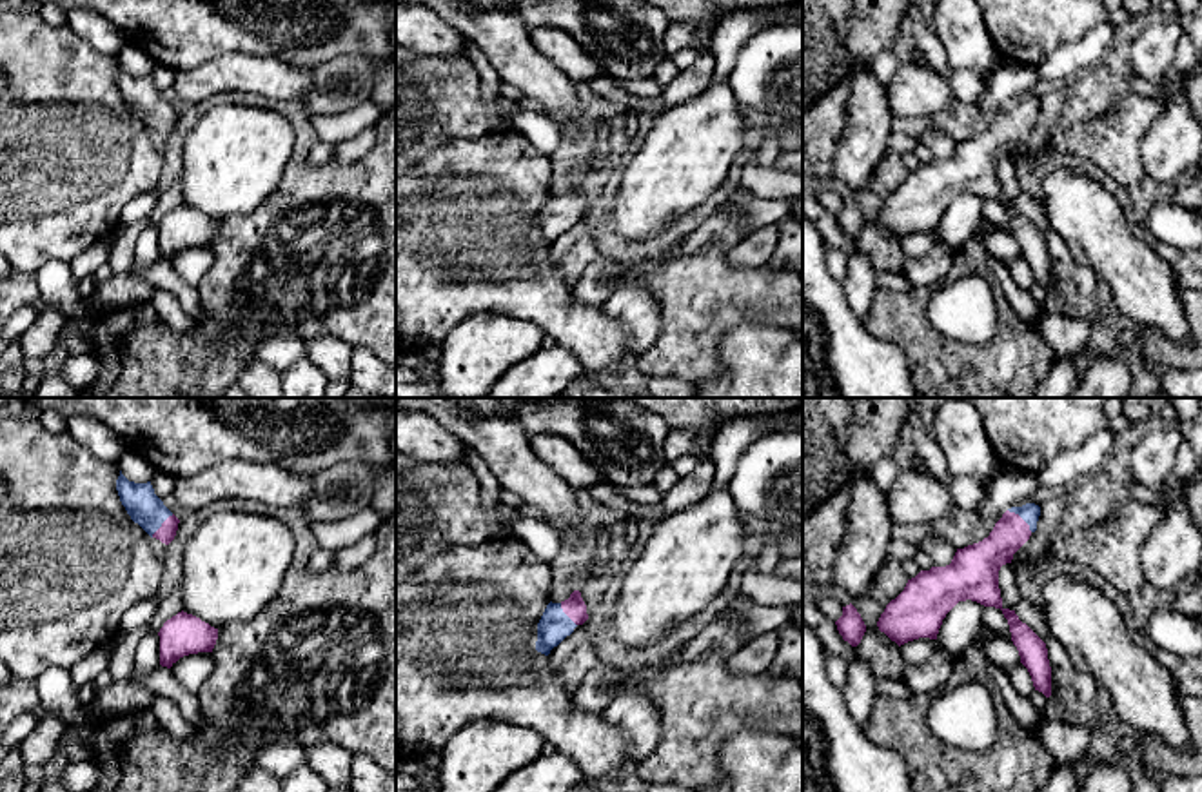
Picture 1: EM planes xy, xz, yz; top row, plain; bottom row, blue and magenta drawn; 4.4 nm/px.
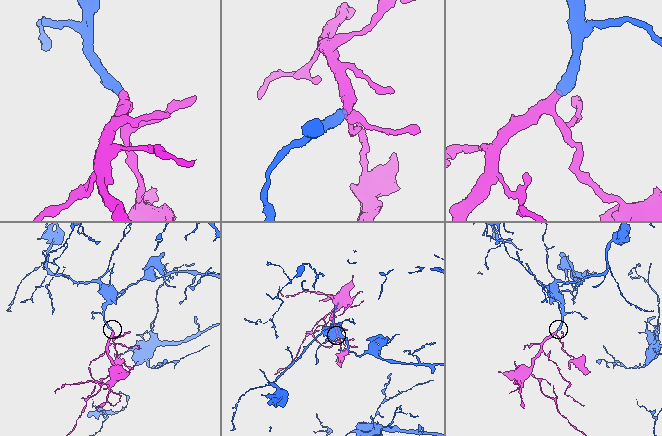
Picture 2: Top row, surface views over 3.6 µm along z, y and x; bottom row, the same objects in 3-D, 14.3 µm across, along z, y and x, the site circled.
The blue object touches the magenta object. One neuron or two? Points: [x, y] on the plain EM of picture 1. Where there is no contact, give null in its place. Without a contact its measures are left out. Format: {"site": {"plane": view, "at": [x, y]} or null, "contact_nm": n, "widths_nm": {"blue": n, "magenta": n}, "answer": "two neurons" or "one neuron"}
{"site": {"plane": "yz", "at": [1021, 109]}, "contact_nm": 150, "widths_nm": {"blue": 90, "magenta": 160}, "answer": "one neuron"}

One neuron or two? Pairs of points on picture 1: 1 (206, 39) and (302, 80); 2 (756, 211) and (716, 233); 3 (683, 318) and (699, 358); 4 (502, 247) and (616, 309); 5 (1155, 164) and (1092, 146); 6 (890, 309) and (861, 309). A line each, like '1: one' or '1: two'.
1: two
2: one
3: one
4: two
5: two
6: two

